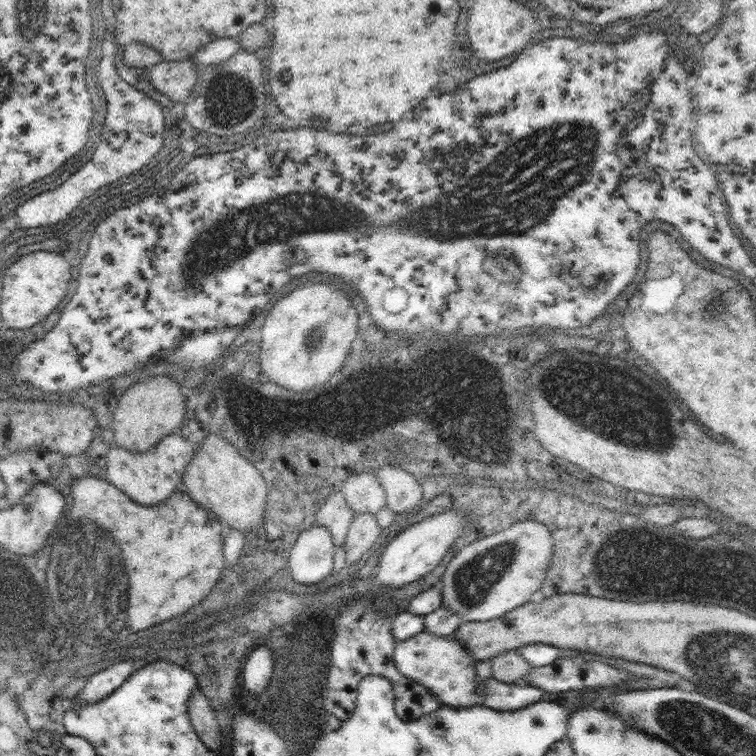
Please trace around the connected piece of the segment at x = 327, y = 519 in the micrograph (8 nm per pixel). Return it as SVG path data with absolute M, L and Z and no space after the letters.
M335 492L335 494L327 496L323 506L317 510L315 526L325 528L331 534L333 548L339 550L345 544L345 536L347 536L347 530L349 530L353 518L355 518L355 512L347 506L343 494Z

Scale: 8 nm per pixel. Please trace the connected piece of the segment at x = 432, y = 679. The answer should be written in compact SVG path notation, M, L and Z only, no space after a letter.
M419 632L399 644L395 642L391 658L395 670L401 676L427 686L443 702L443 706L473 706L483 702L483 688L475 688L473 680L475 662L471 660L469 652L453 638L441 638L429 632Z

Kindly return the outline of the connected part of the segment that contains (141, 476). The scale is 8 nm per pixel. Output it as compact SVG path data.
M175 434L165 436L145 454L133 454L125 448L111 446L107 454L107 480L137 504L159 506L167 502L171 494L183 490L183 474L185 468L191 464L195 452L195 440L183 440Z

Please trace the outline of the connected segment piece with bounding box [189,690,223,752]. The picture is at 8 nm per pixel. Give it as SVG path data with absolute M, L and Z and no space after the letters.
M195 690L189 698L189 720L191 720L191 726L193 730L197 732L199 740L211 750L215 752L219 746L221 746L221 732L219 732L219 726L215 722L215 710L209 708L207 704L209 700L205 700L205 696Z

